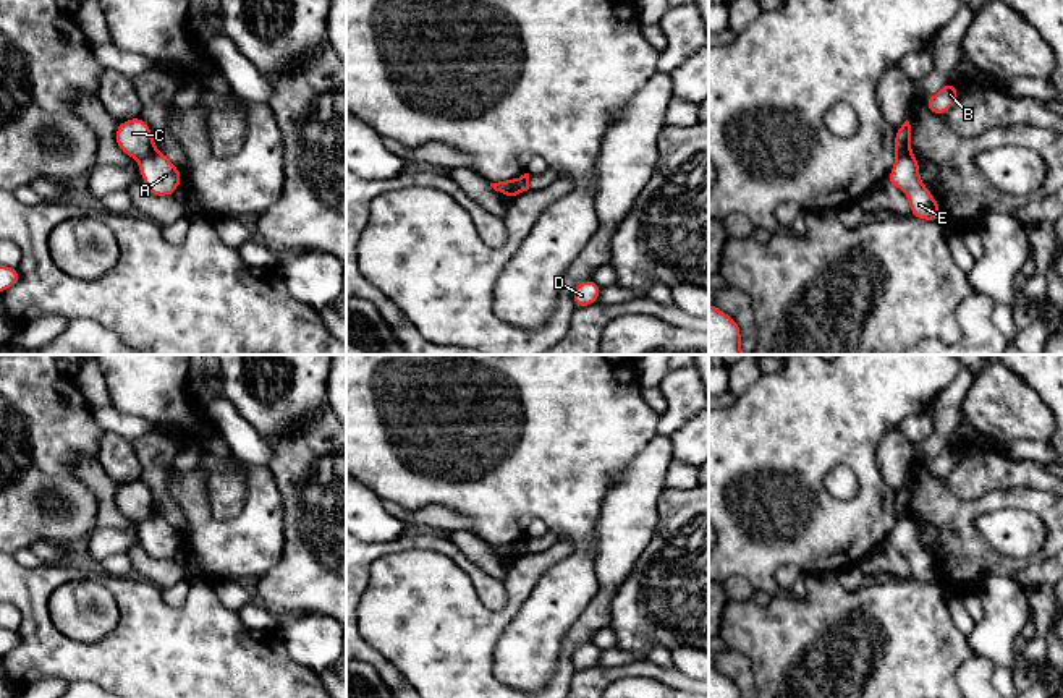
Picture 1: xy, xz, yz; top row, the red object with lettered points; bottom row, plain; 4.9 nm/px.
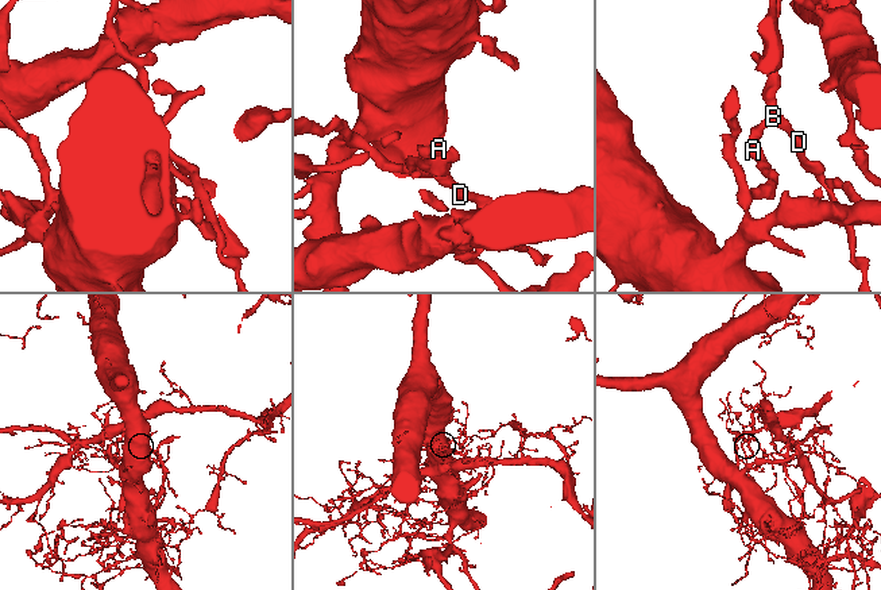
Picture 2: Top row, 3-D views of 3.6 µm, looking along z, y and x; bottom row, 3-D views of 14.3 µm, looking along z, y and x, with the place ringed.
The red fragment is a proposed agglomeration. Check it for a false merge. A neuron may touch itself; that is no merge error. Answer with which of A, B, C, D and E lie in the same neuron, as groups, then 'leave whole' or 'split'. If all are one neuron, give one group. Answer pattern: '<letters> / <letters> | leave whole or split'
A E / B C D | split

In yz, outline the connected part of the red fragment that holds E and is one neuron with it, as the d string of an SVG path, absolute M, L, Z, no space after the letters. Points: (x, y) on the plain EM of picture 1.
M913 515L895 520L895 526L887 541L887 547L893 547L906 555L909 562L911 580L922 583L942 581L942 573L937 567L937 562L925 551L919 539L919 523Z

